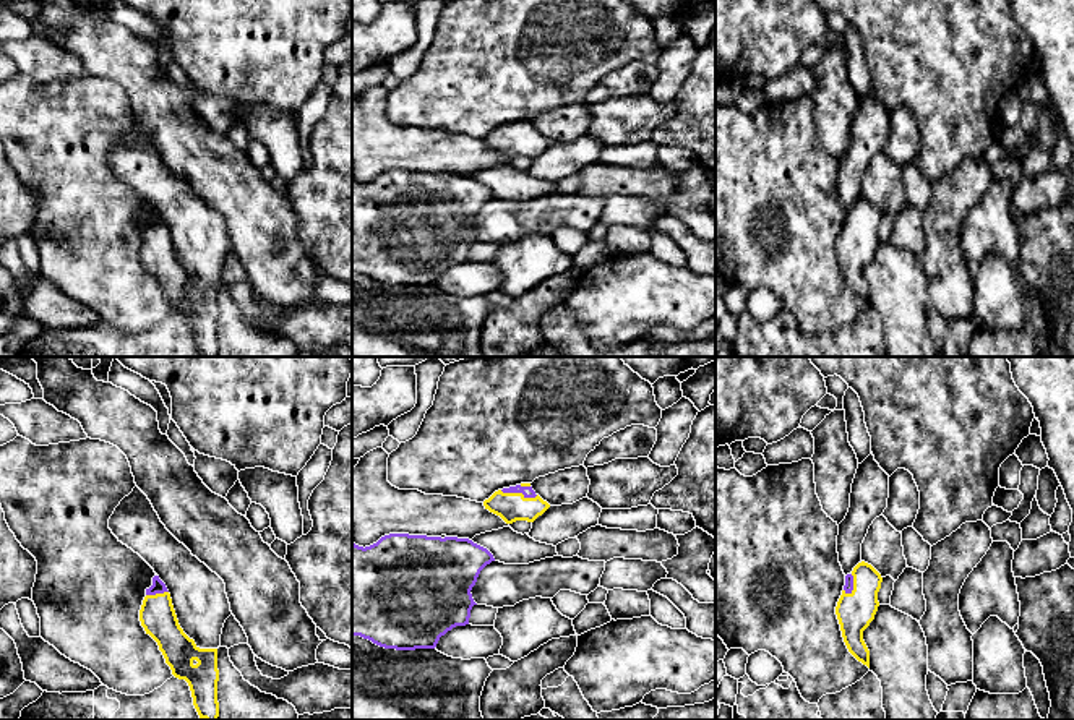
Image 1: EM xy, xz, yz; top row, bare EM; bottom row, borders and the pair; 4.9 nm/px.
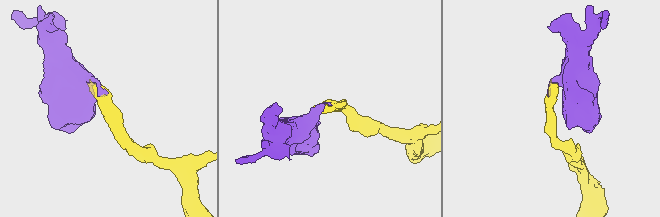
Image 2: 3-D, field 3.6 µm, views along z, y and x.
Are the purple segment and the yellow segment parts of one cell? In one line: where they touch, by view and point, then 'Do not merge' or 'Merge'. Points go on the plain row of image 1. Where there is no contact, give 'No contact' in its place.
Touches purple at xz (519, 128). Merge

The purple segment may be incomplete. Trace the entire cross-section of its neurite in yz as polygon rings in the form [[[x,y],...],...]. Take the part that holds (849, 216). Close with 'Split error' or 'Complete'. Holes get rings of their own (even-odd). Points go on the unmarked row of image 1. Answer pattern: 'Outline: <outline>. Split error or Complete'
Outline: [[[858,199],[845,212],[845,222],[836,243],[844,279],[848,289],[870,305],[870,287],[863,277],[863,268],[878,248],[878,229],[881,211],[868,199]]]. Split error

